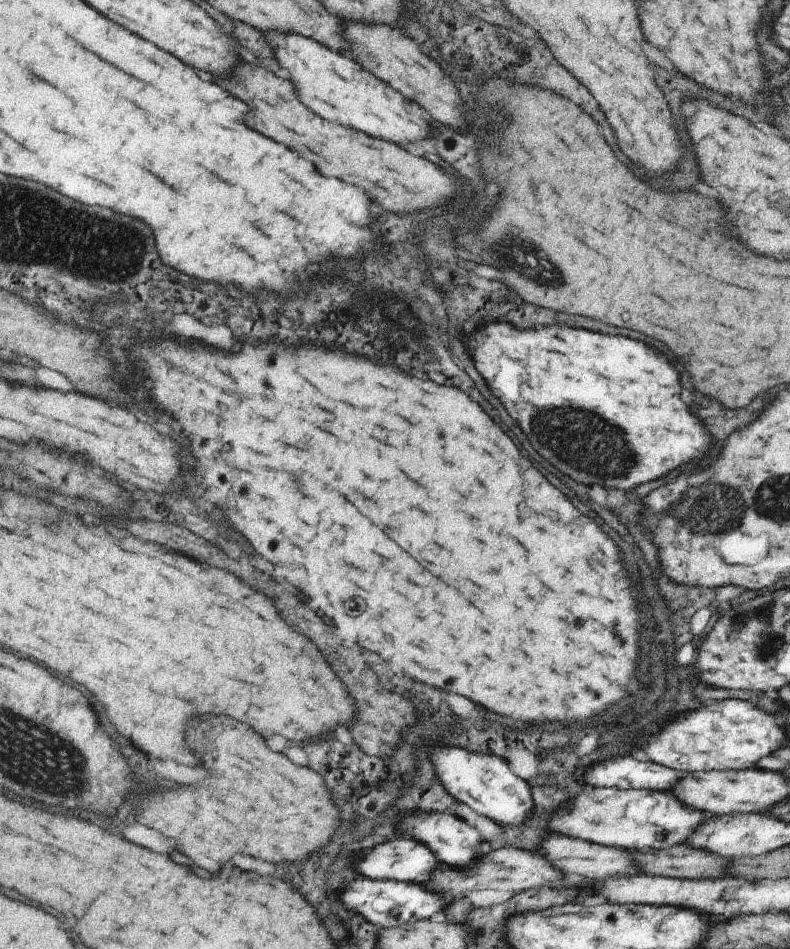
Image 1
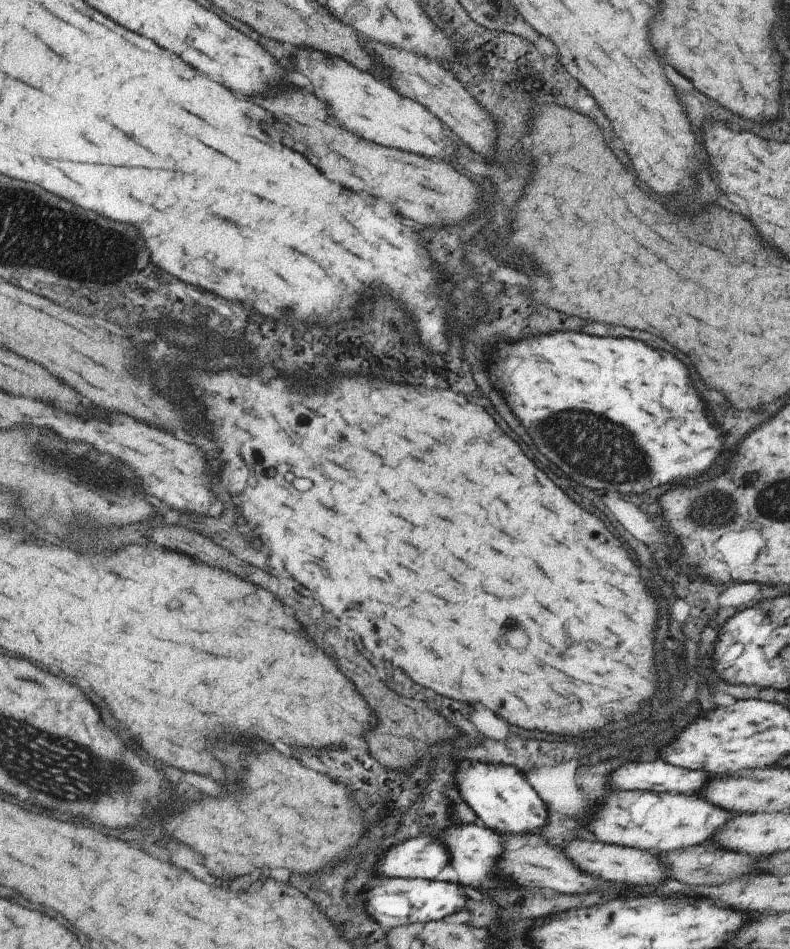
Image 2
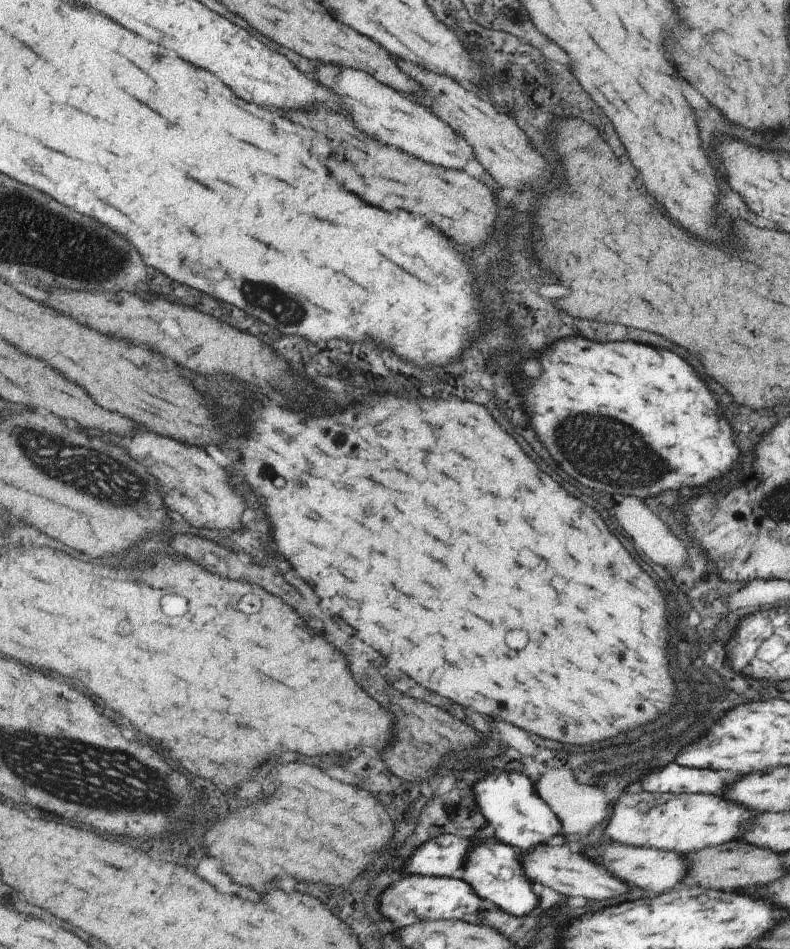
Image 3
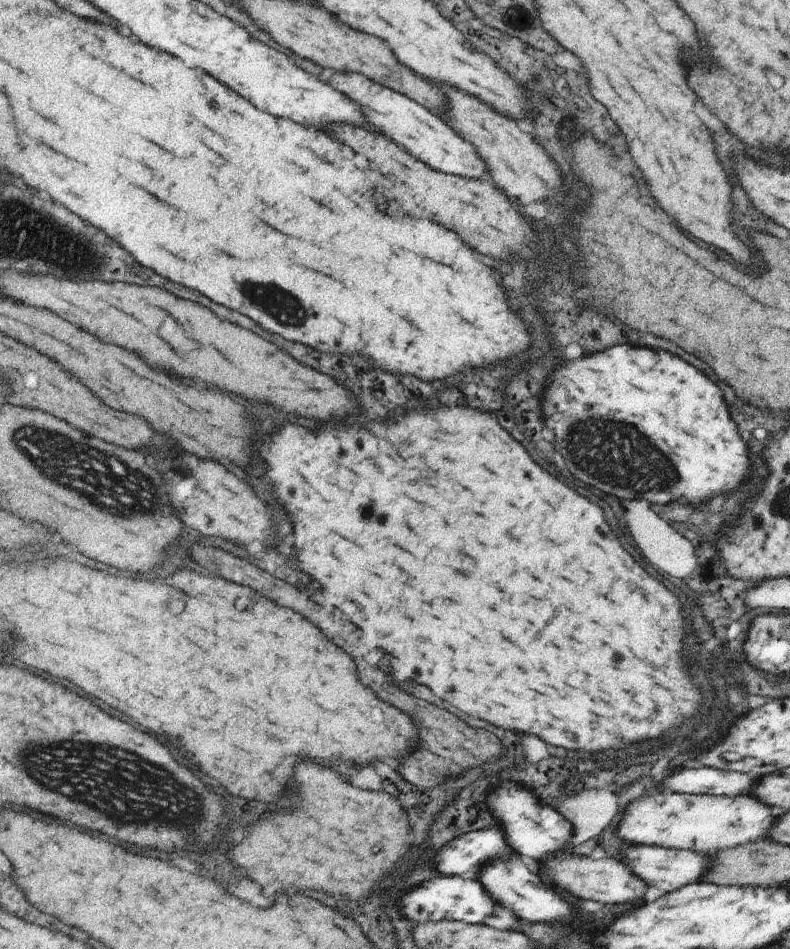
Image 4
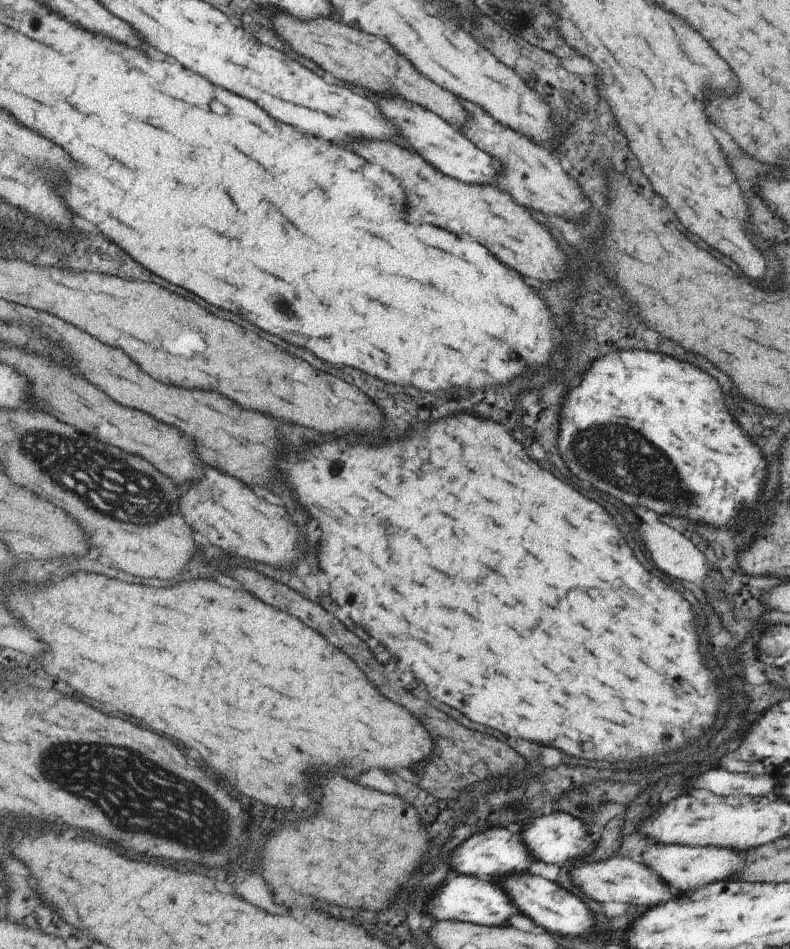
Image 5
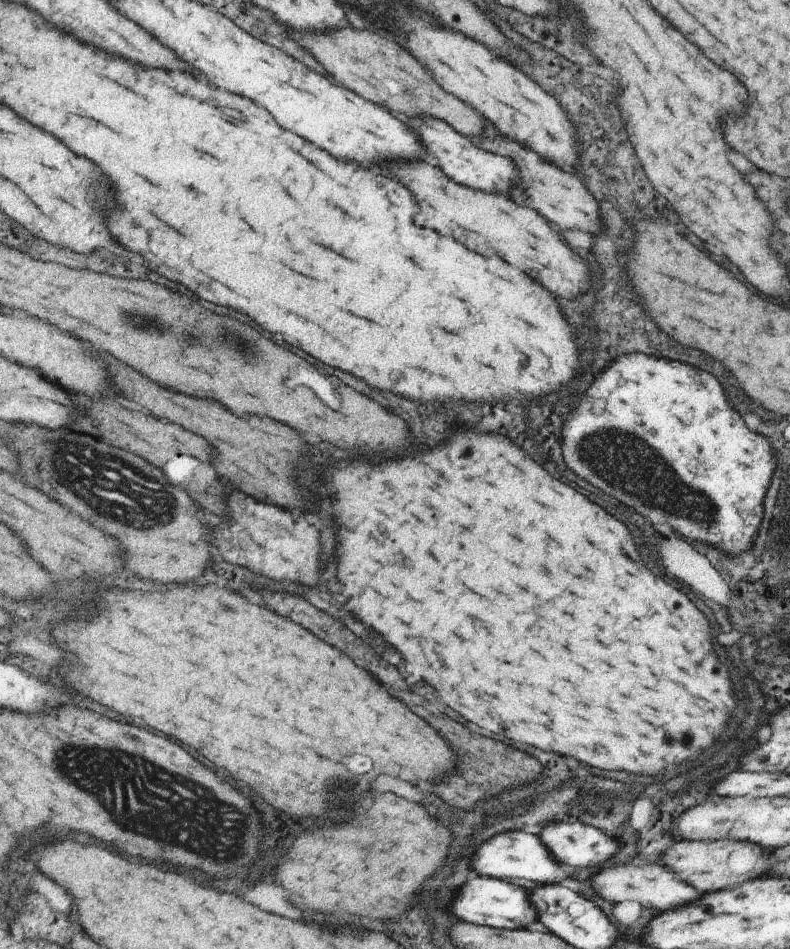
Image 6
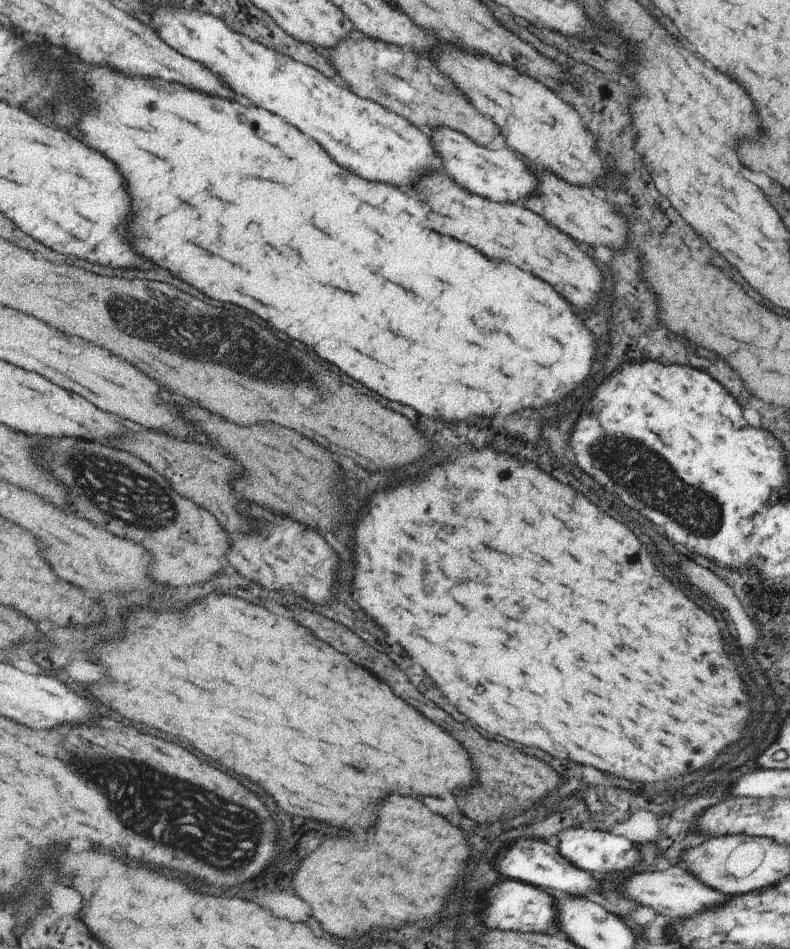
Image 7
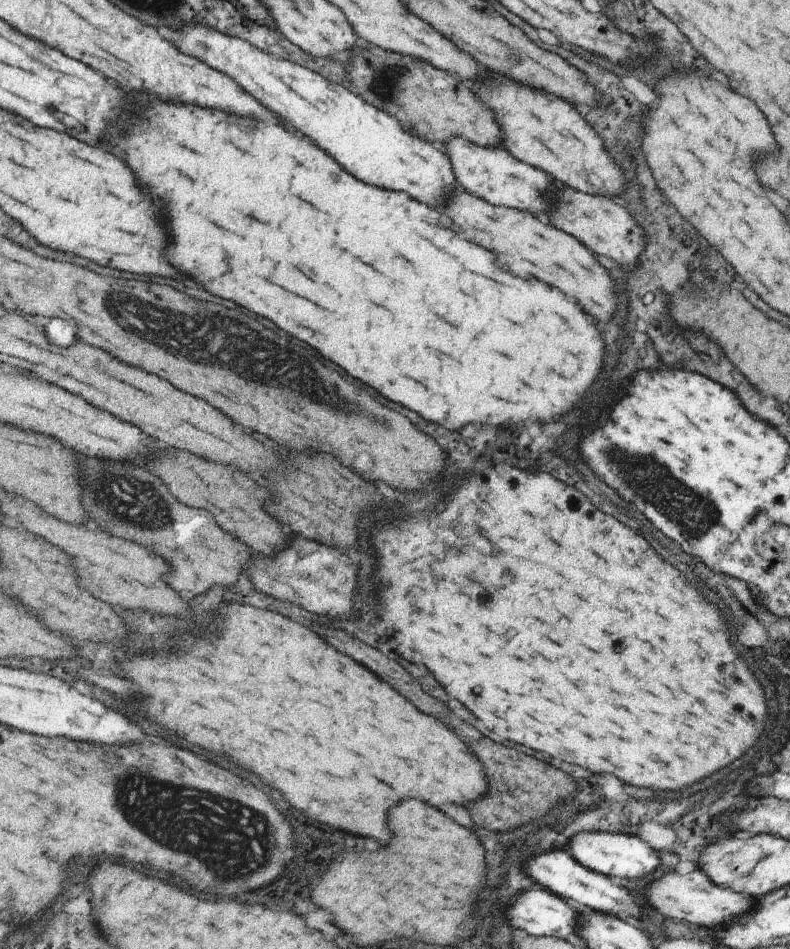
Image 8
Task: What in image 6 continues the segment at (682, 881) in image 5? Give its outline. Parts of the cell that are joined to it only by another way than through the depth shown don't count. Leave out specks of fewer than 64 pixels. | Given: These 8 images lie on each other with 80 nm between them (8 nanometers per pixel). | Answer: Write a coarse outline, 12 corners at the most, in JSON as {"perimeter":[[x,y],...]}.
{"perimeter":[[675,841],[656,862],[707,892],[757,878],[773,849]]}

